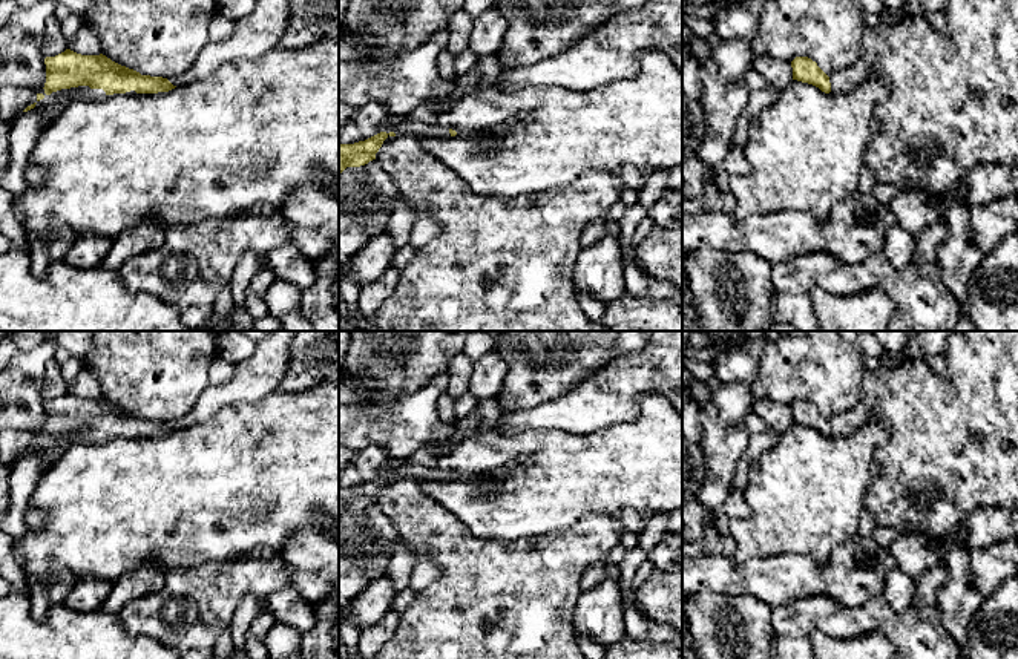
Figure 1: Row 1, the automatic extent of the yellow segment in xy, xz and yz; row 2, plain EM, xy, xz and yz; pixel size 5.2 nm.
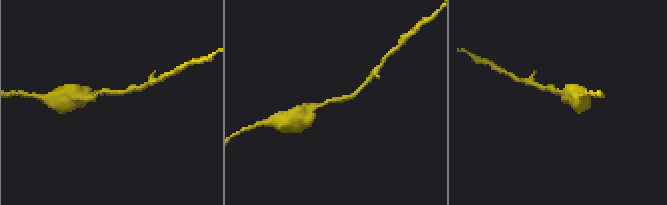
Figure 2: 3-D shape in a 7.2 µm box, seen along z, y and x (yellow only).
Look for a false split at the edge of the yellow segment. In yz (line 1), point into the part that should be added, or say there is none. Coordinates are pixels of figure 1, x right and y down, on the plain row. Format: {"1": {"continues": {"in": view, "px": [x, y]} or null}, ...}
{"1": {"continues": null}}

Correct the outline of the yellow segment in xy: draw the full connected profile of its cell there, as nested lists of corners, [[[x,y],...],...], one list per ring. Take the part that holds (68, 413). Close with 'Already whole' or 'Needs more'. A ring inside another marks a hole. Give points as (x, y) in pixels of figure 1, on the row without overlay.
[[[71,392],[46,400],[44,437],[64,449],[75,443],[101,444],[113,437],[158,437],[175,432],[167,421],[141,418],[106,398],[81,398]]]. Needs more

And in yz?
[[[796,400],[791,405],[793,423],[813,428],[822,435],[831,435],[829,420],[808,400]]]. Already whole

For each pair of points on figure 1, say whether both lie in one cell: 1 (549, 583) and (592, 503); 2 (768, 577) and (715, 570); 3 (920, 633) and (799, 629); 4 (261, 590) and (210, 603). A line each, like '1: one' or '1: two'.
1: two
2: one
3: one
4: one

